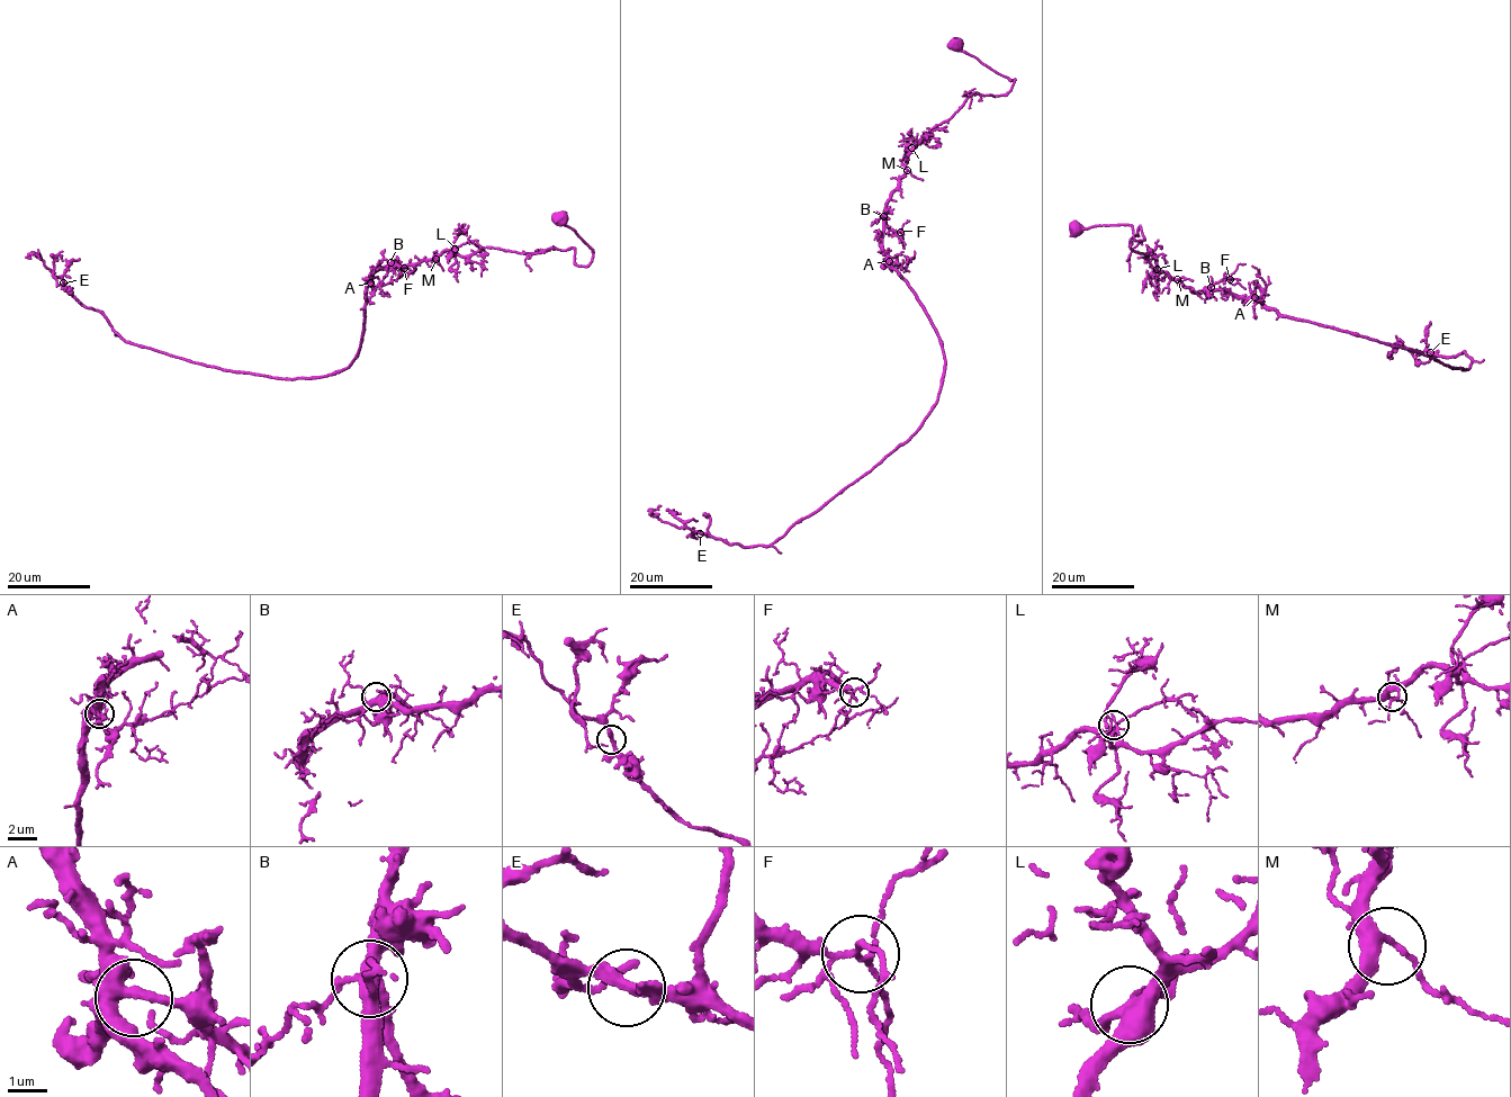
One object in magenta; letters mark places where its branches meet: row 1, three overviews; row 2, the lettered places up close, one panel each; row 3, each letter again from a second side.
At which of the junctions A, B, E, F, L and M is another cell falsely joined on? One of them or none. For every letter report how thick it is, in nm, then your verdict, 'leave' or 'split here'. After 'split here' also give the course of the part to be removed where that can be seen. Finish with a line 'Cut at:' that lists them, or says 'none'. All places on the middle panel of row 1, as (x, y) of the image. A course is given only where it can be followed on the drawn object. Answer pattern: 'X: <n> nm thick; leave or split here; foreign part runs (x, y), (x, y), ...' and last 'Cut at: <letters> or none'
A: 440 nm thick; leave
B: 300 nm thick; leave
E: 300 nm thick; leave
F: 130 nm thick; leave
L: 320 nm thick; leave
M: 260 nm thick; leave
Cut at: none

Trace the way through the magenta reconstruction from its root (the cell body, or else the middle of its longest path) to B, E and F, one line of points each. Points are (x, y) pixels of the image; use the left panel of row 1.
B: (561, 217), (592, 248), (584, 267), (570, 248), (446, 250), (415, 264), (390, 262)
E: (561, 217), (592, 248), (584, 267), (570, 248), (383, 267), (354, 358), (314, 379), (140, 347), (64, 282)
F: (561, 217), (592, 248), (584, 267), (570, 248), (446, 250), (415, 264), (392, 263), (404, 268)

